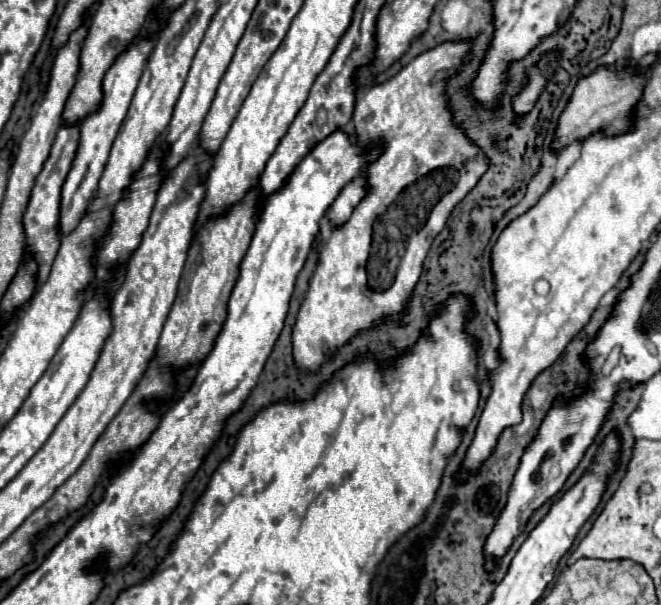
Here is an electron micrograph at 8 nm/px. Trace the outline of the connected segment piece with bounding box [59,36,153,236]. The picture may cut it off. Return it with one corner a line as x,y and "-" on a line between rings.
139,36
139,40
125,52
117,58
117,62
109,68
109,72
105,74
105,80
103,80
103,104
85,118
85,122
81,124
79,128
79,146
77,146
77,152
75,152
75,158
73,158
73,164
71,164
71,170
63,182
63,190
61,190
61,208
59,208
59,234
61,236
67,236
69,232
73,232
79,224
79,220
83,218
87,206
89,206
89,200
93,198
95,190
97,190
97,184
99,184
99,178
103,174
103,168
105,168
105,162
109,158
109,150
111,150
111,144
119,132
119,126
129,110
129,102
133,98
133,92
137,88
137,82
141,78
141,72
143,72
143,66
149,58
153,50
153,40
145,38
145,36

